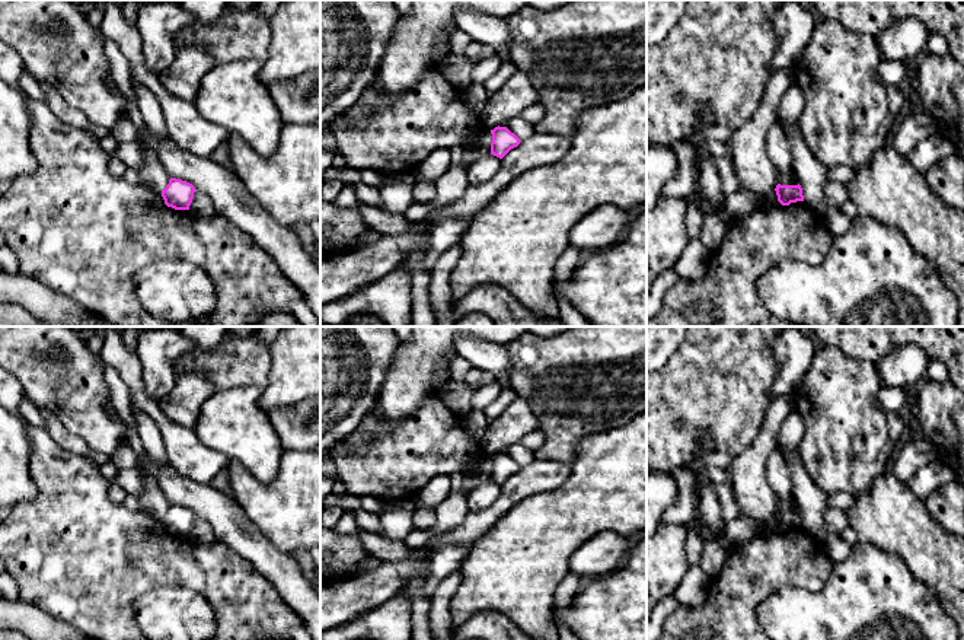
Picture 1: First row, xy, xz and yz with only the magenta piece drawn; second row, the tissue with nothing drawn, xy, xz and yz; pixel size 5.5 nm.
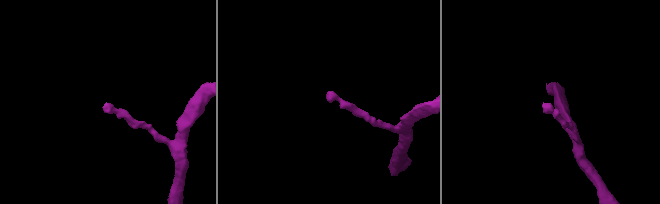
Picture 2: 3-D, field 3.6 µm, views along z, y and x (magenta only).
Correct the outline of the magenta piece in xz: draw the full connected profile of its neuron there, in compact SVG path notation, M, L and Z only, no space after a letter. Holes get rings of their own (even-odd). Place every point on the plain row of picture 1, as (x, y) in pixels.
M495 453L491 456L492 469L491 469L491 481L502 485L511 475L520 471L520 465L511 459L507 453Z

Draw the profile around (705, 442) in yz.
M706 432L700 433L700 439L695 452L695 456L692 462L687 465L687 468L692 472L699 472L703 458L709 453L714 452L715 449L712 448L712 439Z

